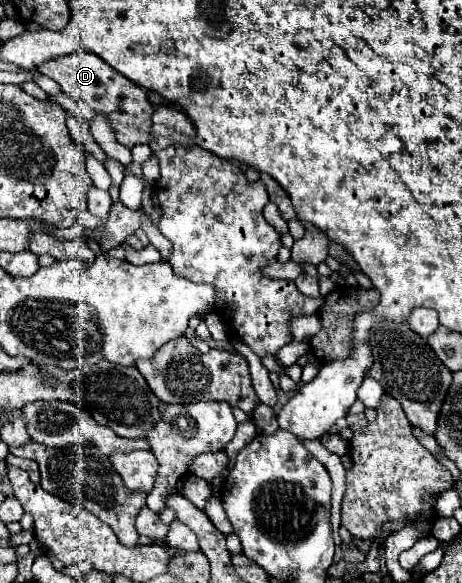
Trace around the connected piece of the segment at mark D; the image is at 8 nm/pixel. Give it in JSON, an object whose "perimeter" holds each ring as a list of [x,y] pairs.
{"perimeter":[[[73,52],[69,56],[59,56],[53,60],[47,60],[45,64],[37,66],[37,70],[51,80],[55,80],[67,96],[71,96],[77,102],[83,102],[91,106],[97,114],[103,114],[109,118],[109,126],[113,128],[117,142],[125,148],[133,148],[137,144],[149,144],[151,140],[151,116],[153,106],[147,100],[147,94],[143,88],[133,84],[129,78],[117,74],[105,60],[91,52]]]}

